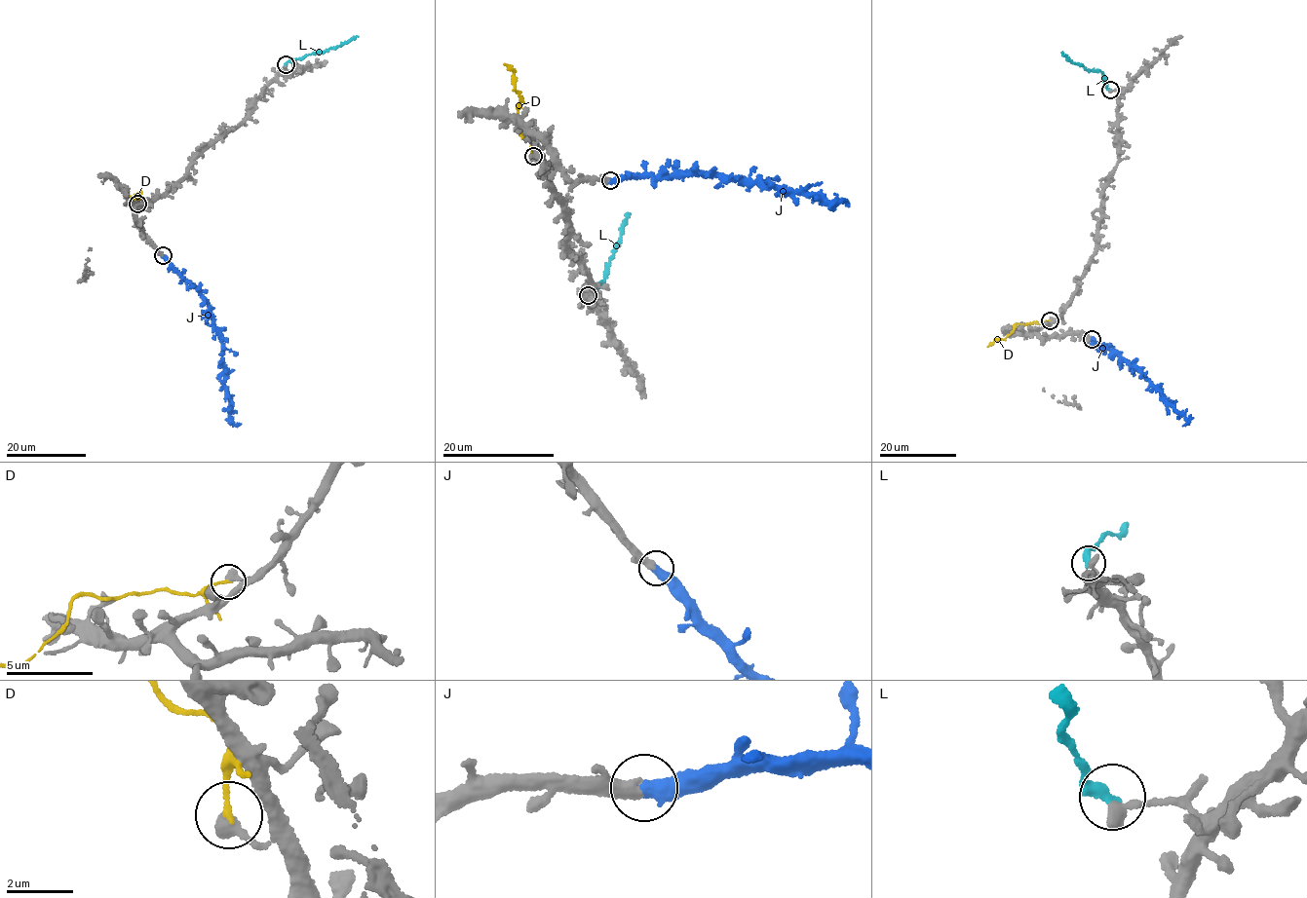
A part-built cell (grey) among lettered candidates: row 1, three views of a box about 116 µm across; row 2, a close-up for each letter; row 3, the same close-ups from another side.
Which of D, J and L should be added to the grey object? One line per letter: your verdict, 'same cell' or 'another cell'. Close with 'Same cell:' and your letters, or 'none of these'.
D: another cell
J: same cell
L: another cell
Same cell: J

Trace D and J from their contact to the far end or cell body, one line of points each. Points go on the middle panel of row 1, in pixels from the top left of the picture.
D: (533, 156), (532, 142), (520, 131), (521, 102), (513, 71), (505, 64)
J: (609, 180), (713, 171), (785, 191), (796, 189), (829, 203), (842, 200), (848, 206)

